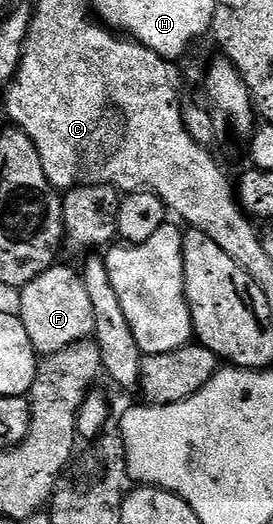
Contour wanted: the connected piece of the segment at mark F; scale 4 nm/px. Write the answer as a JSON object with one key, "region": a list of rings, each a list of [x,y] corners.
{"region":[[[57,263],[51,265],[38,279],[19,290],[20,322],[26,327],[26,335],[30,335],[30,343],[37,354],[57,353],[79,341],[87,341],[96,332],[94,306],[90,303],[90,295],[86,292],[86,283],[79,272],[76,273],[68,265]]]}

